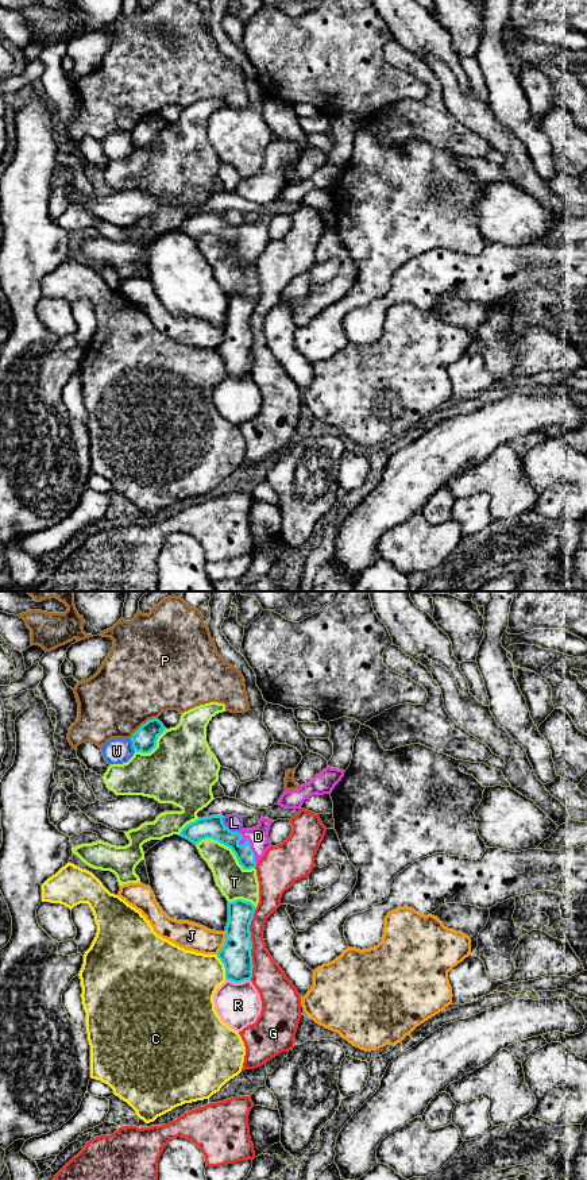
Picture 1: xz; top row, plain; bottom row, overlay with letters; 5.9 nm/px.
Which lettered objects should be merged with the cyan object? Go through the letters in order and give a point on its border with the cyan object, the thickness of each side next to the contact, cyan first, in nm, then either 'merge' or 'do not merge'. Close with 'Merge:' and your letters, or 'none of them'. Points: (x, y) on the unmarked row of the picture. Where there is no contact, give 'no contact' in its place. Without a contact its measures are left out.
C: xz (224, 362) | 180/380 nm | do not merge
D: xz (250, 242) | 130/120 nm | merge
G: xz (251, 339) | 180/190 nm | do not merge
J: xz (224, 338) | 180/170 nm | do not merge
L: xz (227, 223) | 130/100 nm | do not merge
P: xz (143, 119) | 140/460 nm | do not merge
R: xz (238, 377) | 180/260 nm | do not merge
T: xz (228, 242) | 130/190 nm | do not merge
W: xz (132, 141) | 140/160 nm | do not merge
Merge: D

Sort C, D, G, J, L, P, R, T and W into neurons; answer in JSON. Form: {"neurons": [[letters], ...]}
{"neurons": [["C"], ["D"], ["G"], ["J"], ["L"], ["P"], ["R"], ["T"], ["W"]]}

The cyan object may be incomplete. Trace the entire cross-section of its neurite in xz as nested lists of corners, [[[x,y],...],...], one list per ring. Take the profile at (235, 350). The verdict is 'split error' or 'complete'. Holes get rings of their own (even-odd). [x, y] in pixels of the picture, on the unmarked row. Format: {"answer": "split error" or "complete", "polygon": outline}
{"answer": "complete", "polygon": [[[243,294],[228,297],[225,335],[217,352],[224,359],[225,374],[233,378],[242,378],[252,373],[254,359],[250,320],[254,308],[255,301],[251,297]]]}

